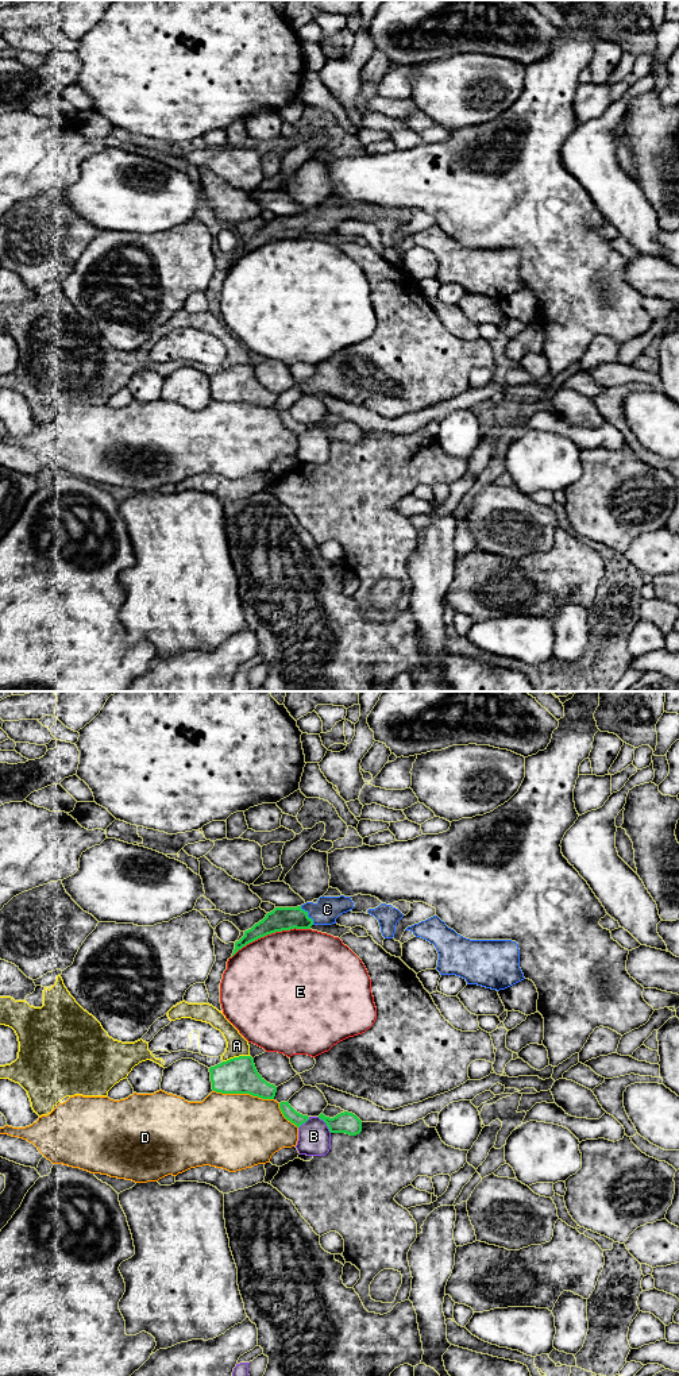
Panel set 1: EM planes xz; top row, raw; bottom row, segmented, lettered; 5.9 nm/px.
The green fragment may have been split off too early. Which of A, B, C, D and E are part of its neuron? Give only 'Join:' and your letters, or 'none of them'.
Join: C

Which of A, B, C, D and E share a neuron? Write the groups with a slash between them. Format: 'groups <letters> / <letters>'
groups A / B / C / D / E

